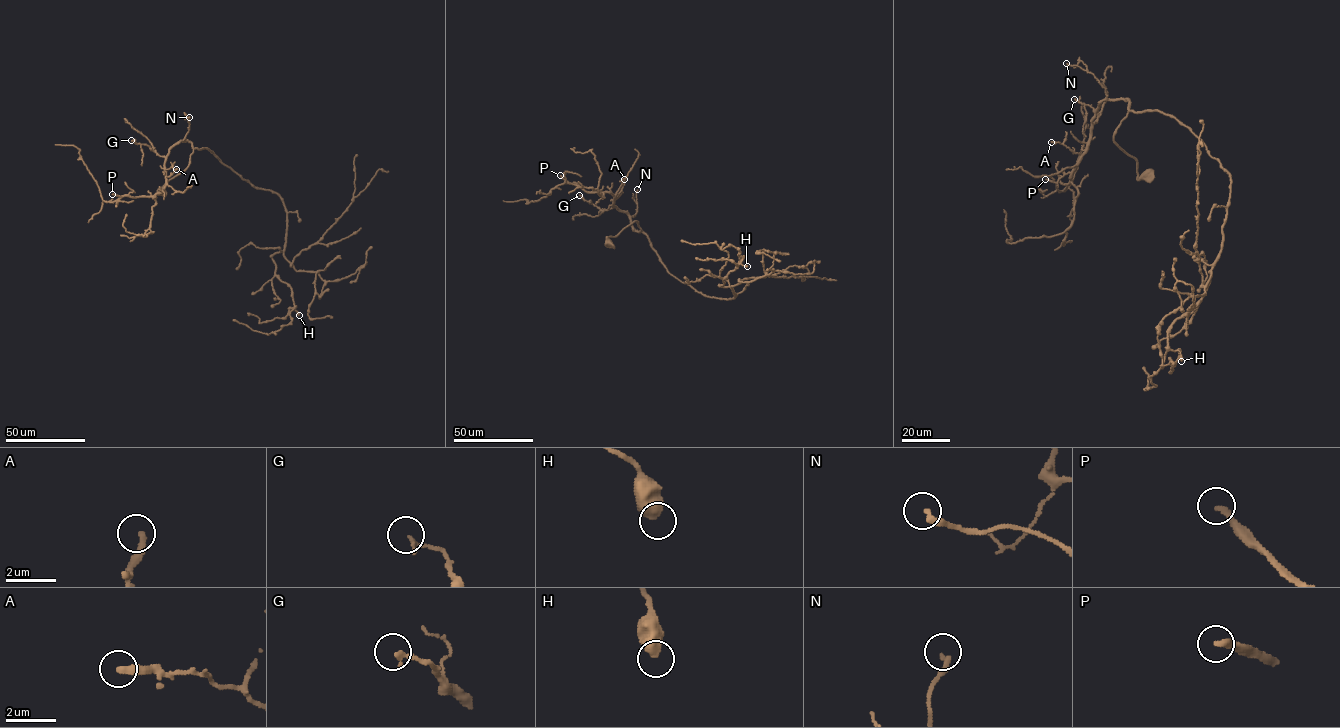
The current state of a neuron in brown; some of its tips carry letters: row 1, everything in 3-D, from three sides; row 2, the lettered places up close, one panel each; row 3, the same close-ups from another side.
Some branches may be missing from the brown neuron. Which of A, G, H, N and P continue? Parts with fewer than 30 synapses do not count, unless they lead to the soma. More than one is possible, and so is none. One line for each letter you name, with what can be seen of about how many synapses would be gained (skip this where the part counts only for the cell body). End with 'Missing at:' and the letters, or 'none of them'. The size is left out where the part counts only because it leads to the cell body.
P: about 40 synapses
Missing at: P

